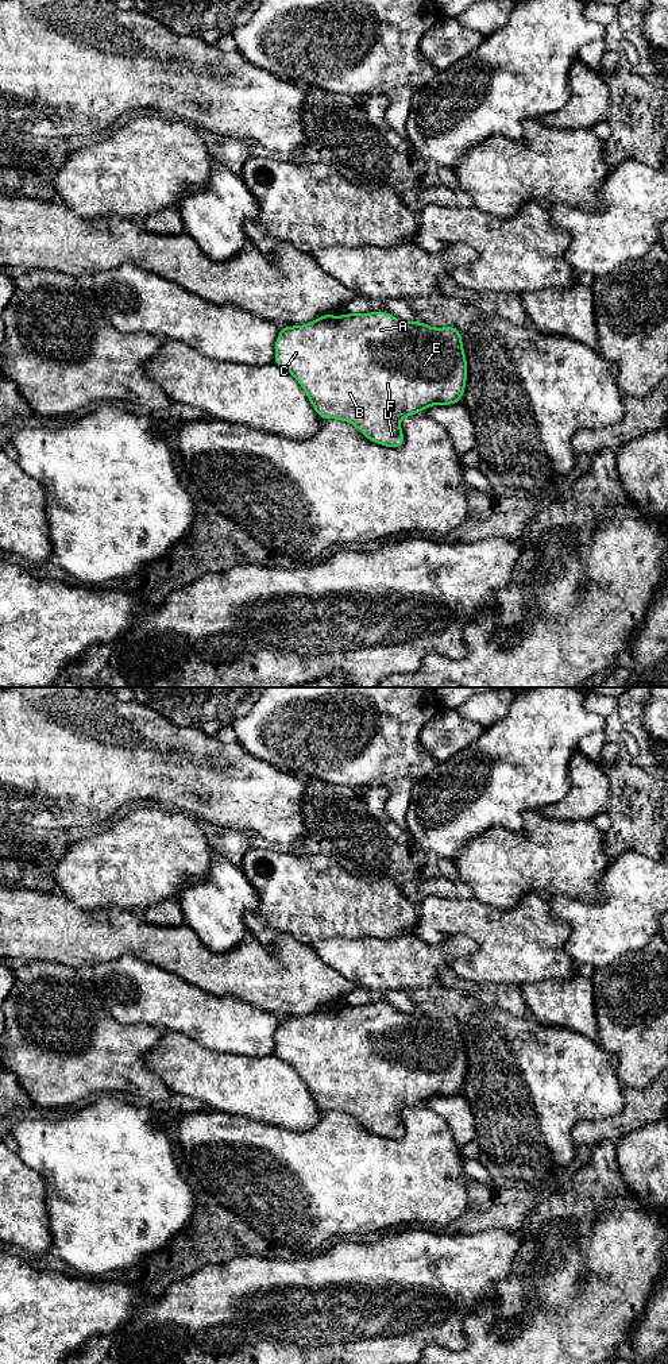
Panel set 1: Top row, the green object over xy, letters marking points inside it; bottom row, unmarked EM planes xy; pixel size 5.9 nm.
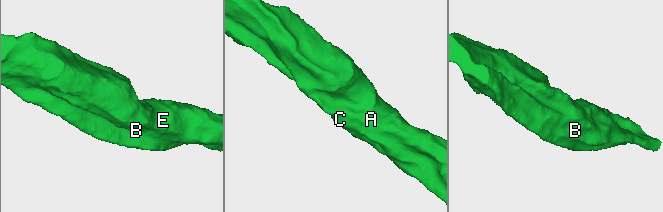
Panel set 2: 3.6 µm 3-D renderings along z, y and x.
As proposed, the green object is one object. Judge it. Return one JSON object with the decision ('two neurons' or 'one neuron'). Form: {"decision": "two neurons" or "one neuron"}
{"decision": "one neuron"}

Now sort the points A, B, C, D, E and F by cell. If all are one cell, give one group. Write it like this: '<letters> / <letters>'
A B C D E F

